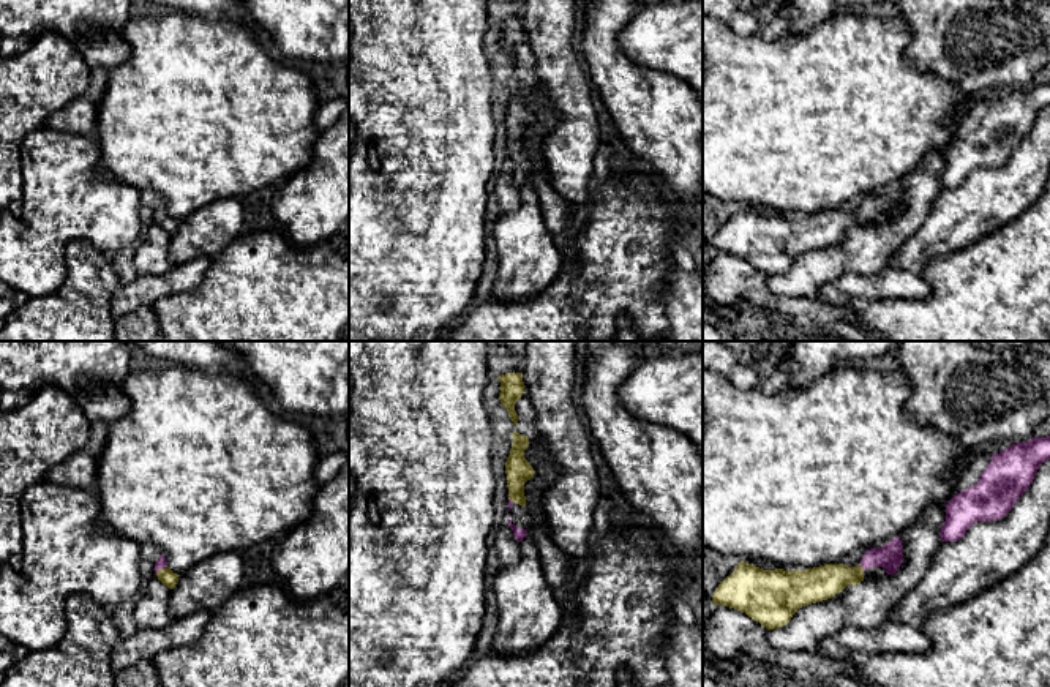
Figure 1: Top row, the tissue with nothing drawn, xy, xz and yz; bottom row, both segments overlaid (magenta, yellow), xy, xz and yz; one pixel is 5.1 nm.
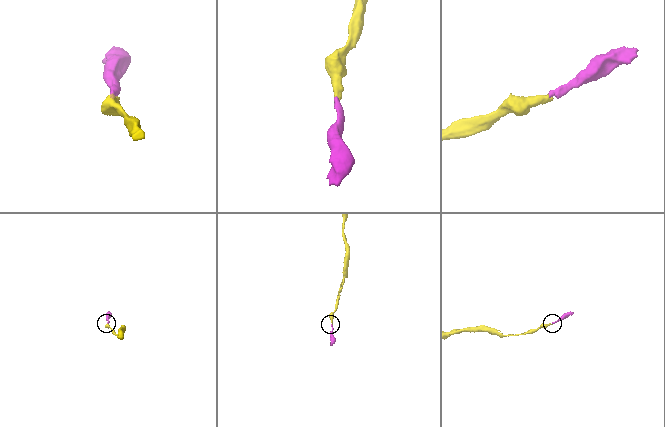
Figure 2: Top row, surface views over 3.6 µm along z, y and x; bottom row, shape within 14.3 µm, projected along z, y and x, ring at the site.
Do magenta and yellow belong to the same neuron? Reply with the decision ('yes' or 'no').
yes

